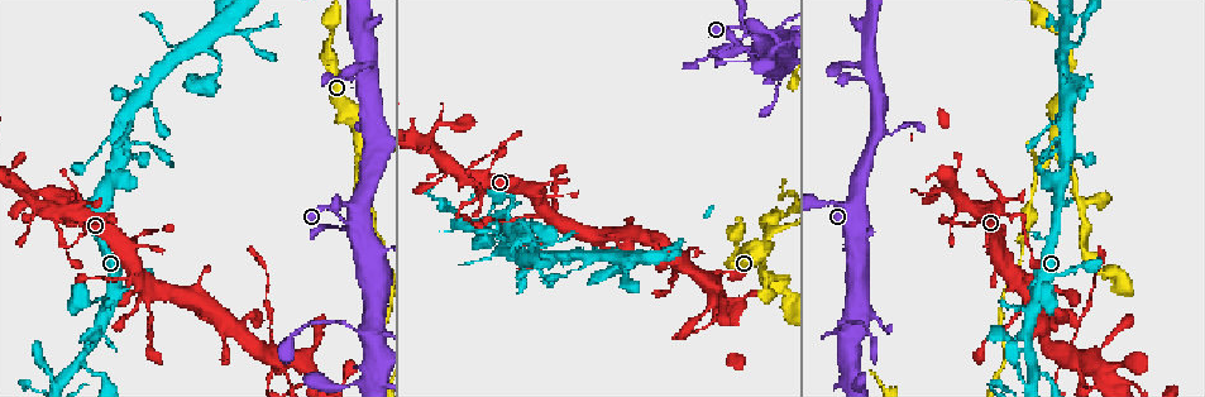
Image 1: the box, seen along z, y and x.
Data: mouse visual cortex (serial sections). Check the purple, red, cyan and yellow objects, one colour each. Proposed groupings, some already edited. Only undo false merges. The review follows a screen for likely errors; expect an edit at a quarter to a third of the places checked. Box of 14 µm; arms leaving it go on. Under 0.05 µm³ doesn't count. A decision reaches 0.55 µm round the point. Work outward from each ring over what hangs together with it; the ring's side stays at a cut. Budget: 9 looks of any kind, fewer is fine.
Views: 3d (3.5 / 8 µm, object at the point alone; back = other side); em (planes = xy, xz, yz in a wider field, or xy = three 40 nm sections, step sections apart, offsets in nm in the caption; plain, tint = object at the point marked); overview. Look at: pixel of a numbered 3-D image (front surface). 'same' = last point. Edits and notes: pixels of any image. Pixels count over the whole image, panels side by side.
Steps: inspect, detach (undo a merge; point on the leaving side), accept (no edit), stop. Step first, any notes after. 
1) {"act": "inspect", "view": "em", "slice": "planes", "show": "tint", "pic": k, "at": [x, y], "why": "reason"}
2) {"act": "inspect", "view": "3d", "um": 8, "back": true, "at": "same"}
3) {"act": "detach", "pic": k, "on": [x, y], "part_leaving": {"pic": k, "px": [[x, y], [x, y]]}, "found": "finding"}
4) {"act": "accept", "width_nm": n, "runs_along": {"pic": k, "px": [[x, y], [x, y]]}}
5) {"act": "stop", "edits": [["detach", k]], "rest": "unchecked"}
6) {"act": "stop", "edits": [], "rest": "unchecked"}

{"act": "inspect", "view": "3d", "um": 8, "pic": 1, "at": [129, 260], "why": "side arm on a straight run"}

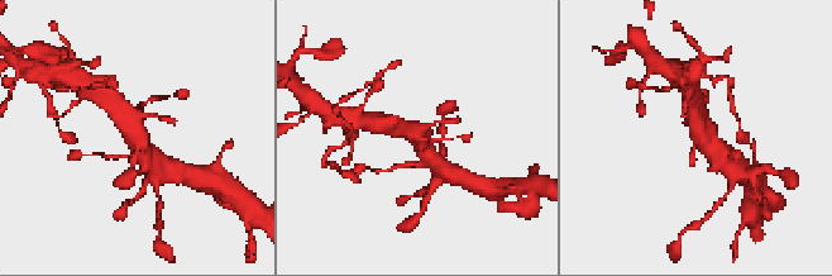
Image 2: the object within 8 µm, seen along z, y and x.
{"act": "inspect", "view": "em", "slice": "xy", "step": 3, "show": "tint", "pic": 2, "at": [700, 130]}

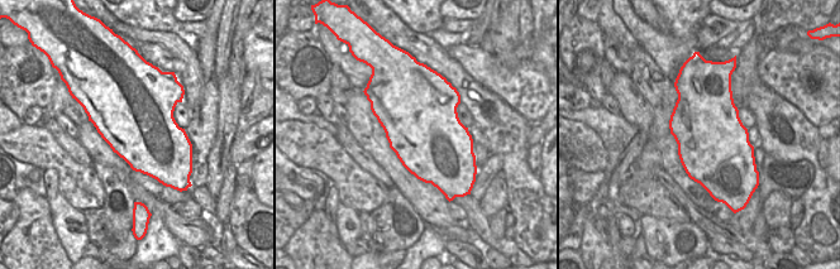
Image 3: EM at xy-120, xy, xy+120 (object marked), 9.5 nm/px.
{"act": "accept", "width_nm": 750, "runs_along": {"pic": 2, "px": [[105, 93], [132, 119], [143, 151]]}, "found": "continuous, no second cell"}

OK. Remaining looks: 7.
{"act": "inspect", "view": "3d", "um": 8, "pic": 1, "at": [1005, 215], "why": "calibre changes"}

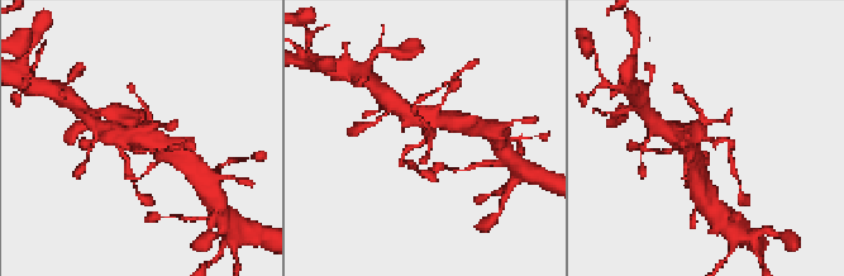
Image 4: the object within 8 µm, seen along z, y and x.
{"act": "inspect", "view": "em", "slice": "xy", "step": 5, "show": "tint", "pic": 4, "at": [708, 141], "arm_widths_nm": [150, 500], "why": "now the EM"}

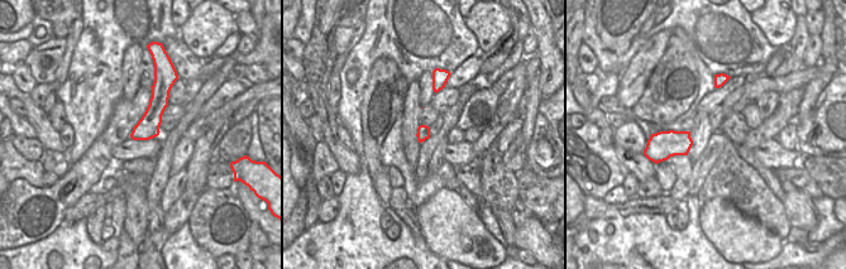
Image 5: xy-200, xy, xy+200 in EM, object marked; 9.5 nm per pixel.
{"act": "accept", "found": "continuous, no second cell"}

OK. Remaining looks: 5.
{"act": "inspect", "view": "3d", "um": 3.5, "pic": 1, "at": [86, 352], "why": "abrupt turn"}

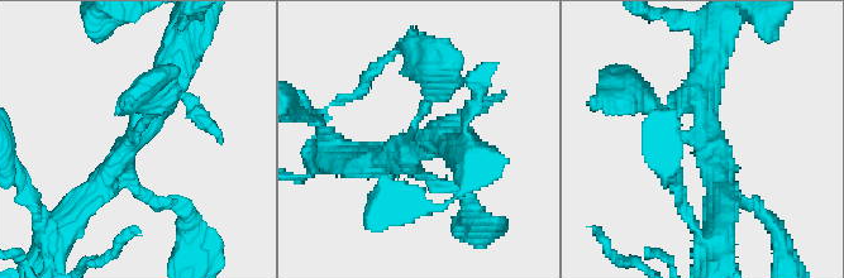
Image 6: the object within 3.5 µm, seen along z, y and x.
{"act": "inspect", "view": "em", "slice": "planes", "show": "tint", "pic": 6, "at": [137, 136], "arms": 4, "arm_widths_nm": [150, 200, 300, 450], "why": "now the EM"}

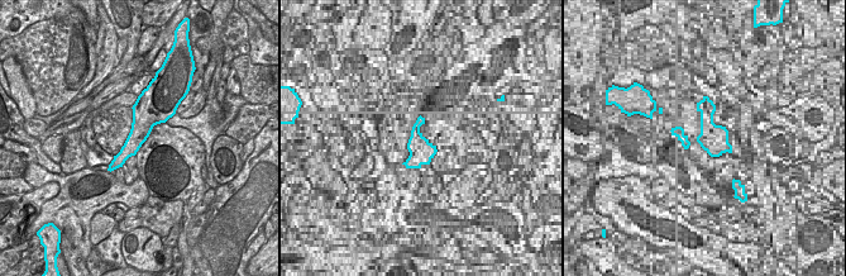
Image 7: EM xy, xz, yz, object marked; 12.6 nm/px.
{"act": "accept", "runs_along": {"pic": 6, "px": [[176, 67], [153, 118], [82, 204]]}, "found": "continuous, no second cell"}

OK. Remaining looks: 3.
{"act": "inspect", "view": "3d", "um": 3.5, "pic": 1, "at": [1078, 331], "why": "a narrow waist"}

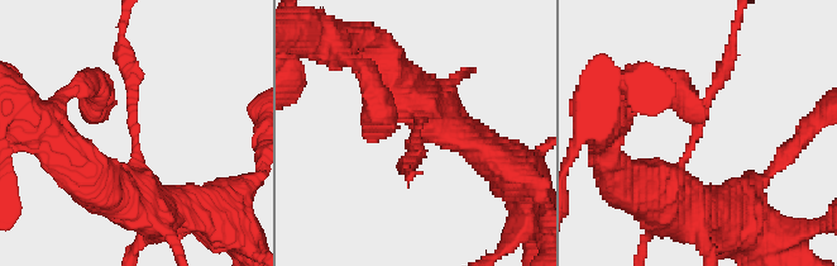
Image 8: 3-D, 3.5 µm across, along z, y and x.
{"act": "inspect", "view": "em", "slice": "xy", "step": 1, "show": "tint", "pic": 8, "at": [416, 126], "arm_widths_nm": [200, 500], "why": "now the EM"}

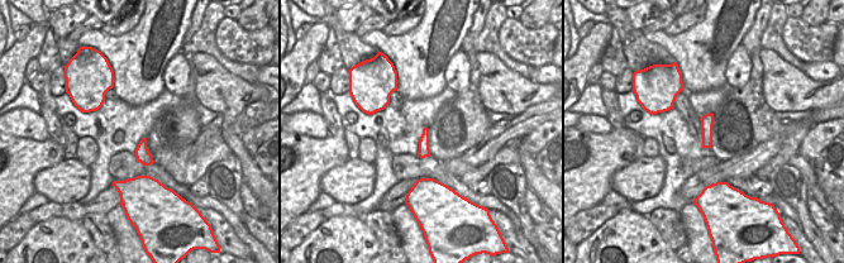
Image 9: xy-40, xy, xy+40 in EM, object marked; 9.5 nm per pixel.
{"act": "detach", "pic": 8, "on": [133, 114], "found": "a second cell is stuck on"}

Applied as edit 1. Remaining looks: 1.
{"act": "stop", "edits": [["detach", 8]], "rest": "unchecked"}

